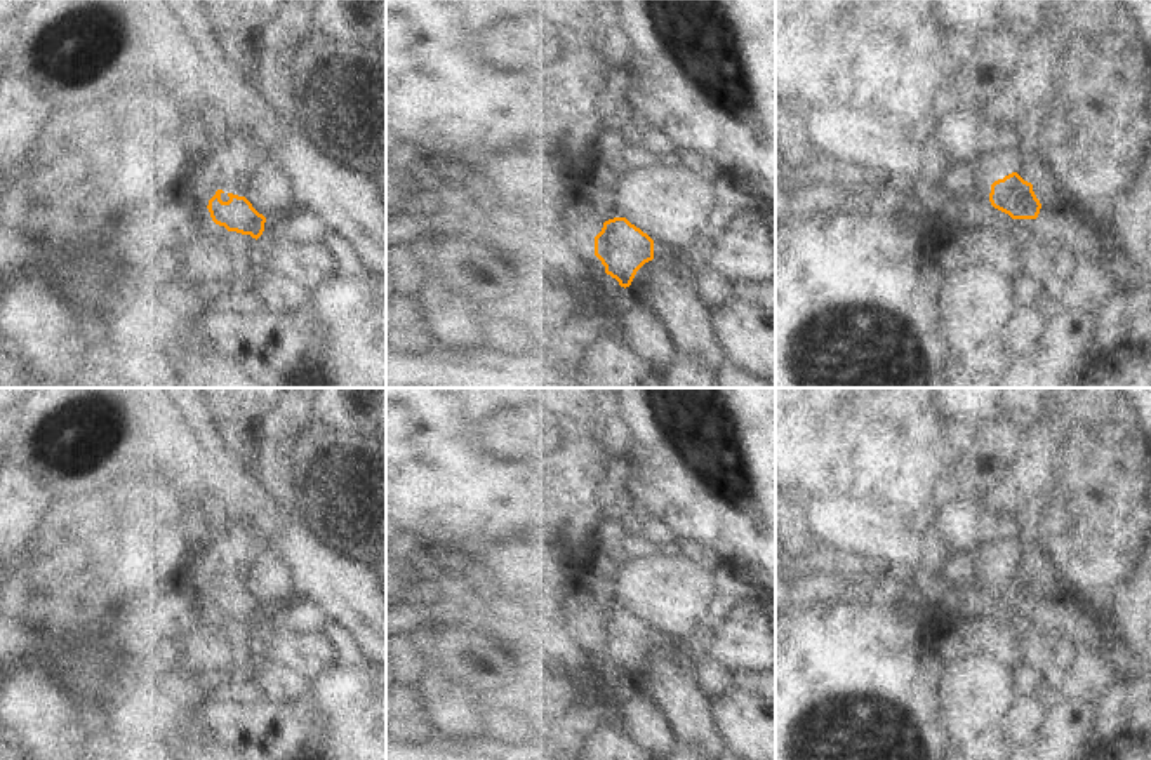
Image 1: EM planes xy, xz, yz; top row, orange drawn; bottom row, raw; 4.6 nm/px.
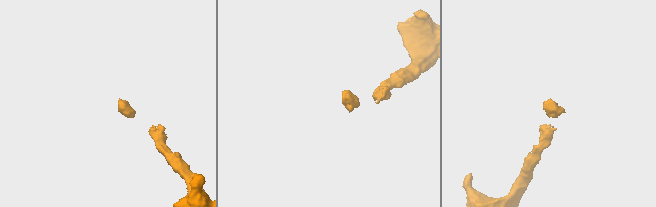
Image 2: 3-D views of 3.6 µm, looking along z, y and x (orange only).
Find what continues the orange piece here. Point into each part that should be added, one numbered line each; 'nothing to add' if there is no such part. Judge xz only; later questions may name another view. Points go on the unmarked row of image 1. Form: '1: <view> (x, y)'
nothing to add

